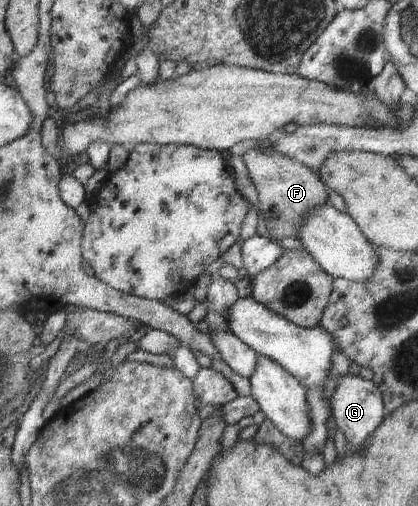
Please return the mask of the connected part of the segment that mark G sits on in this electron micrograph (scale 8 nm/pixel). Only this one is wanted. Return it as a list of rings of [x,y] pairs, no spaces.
[[[346,375],[339,379],[338,385],[330,398],[332,420],[341,430],[348,442],[347,447],[361,448],[367,442],[370,434],[383,422],[386,406],[379,385],[372,379],[366,380],[361,376]]]

